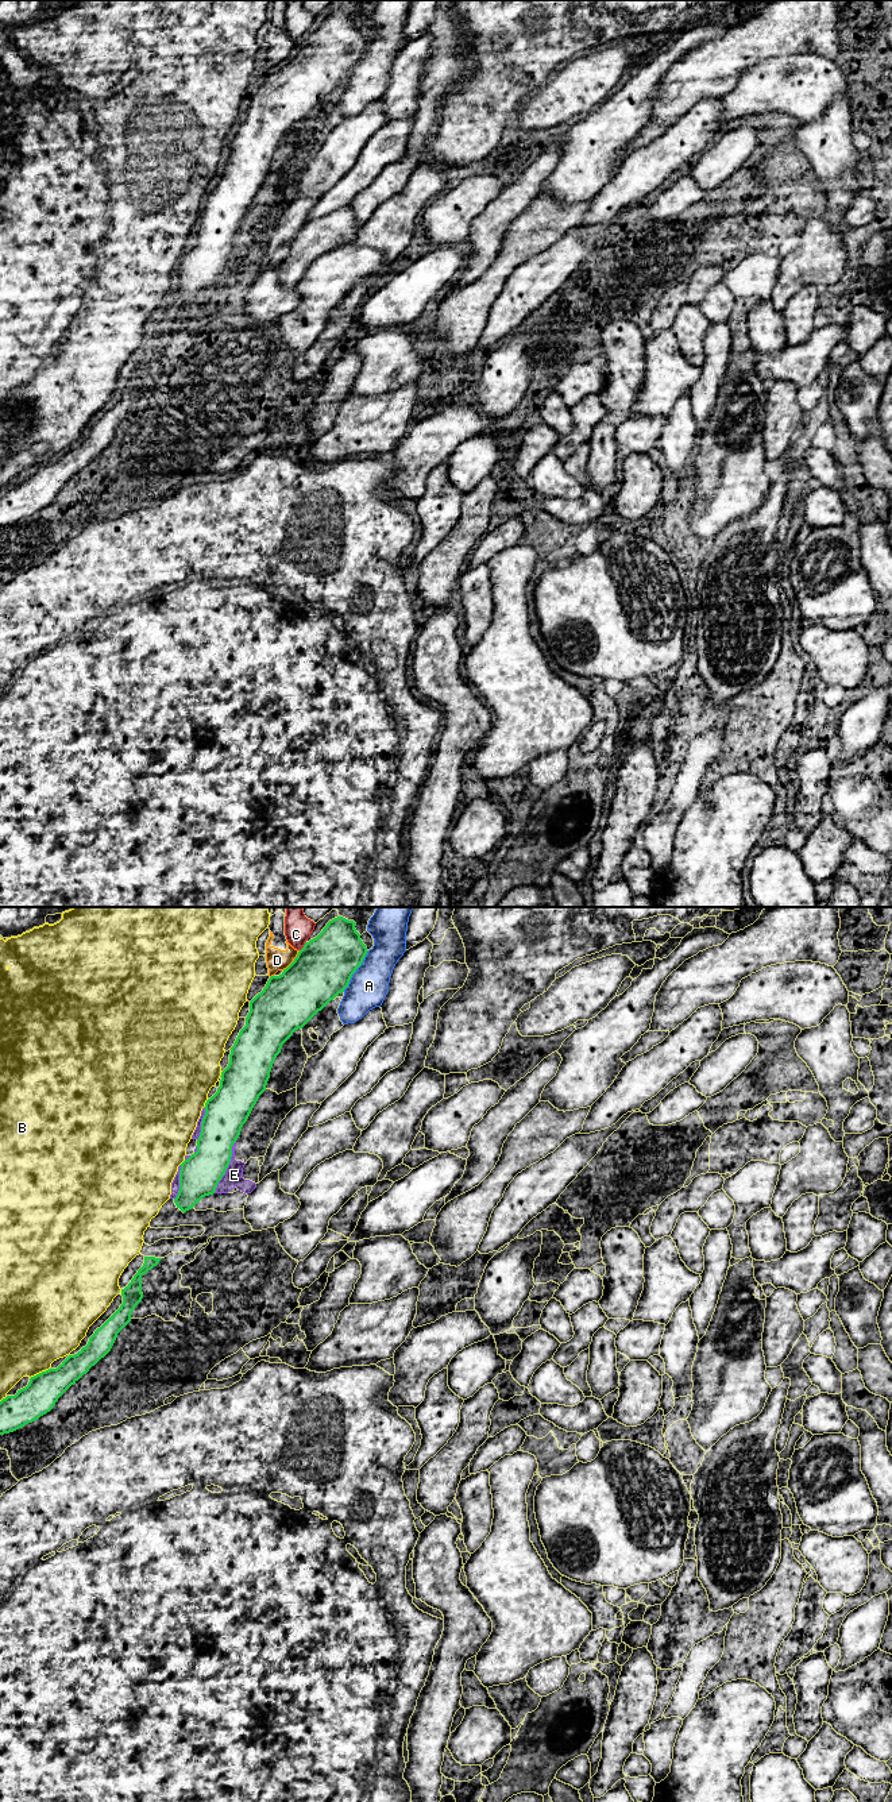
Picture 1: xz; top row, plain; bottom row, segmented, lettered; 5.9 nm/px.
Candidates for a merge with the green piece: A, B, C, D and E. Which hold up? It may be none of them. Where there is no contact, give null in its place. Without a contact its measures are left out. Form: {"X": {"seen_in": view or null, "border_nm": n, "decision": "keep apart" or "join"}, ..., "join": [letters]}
{"A": {"seen_in": "xz", "border_nm": 300, "decision": "keep apart"}, "B": {"seen_in": "xz", "border_nm": 140, "decision": "keep apart"}, "C": {"seen_in": "xz", "border_nm": 70, "decision": "keep apart"}, "D": {"seen_in": "xz", "border_nm": 160, "decision": "keep apart"}, "E": {"seen_in": "xz", "border_nm": 360, "decision": "keep apart"}, "join": []}

